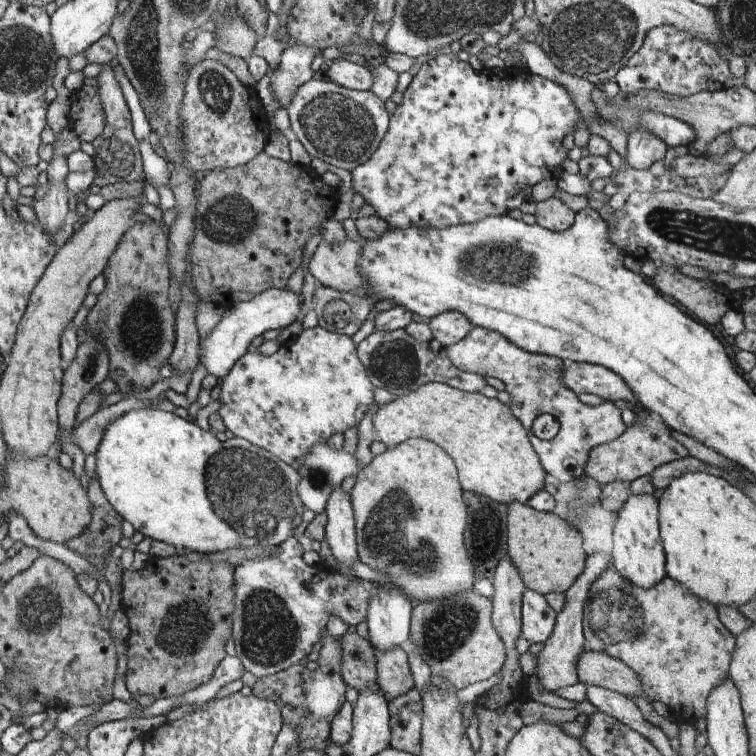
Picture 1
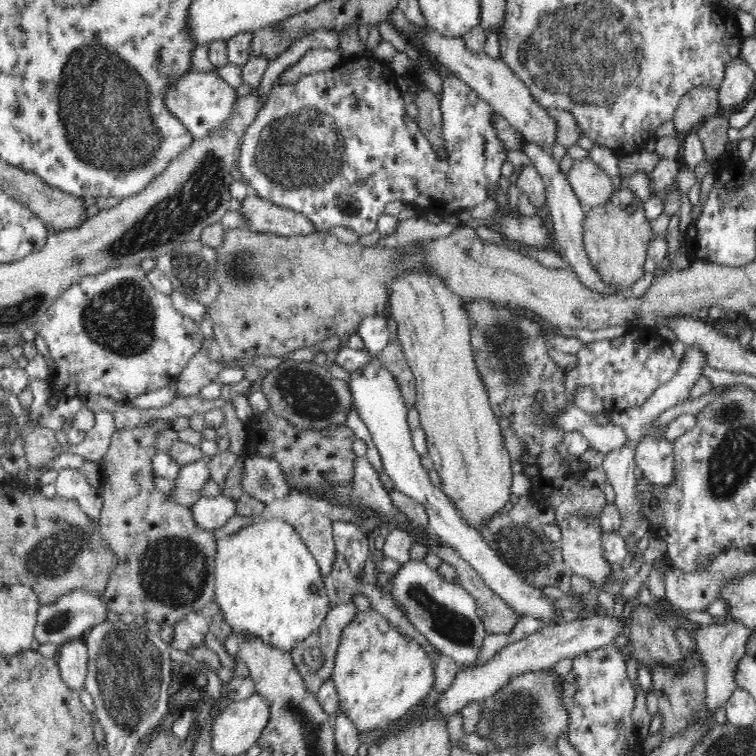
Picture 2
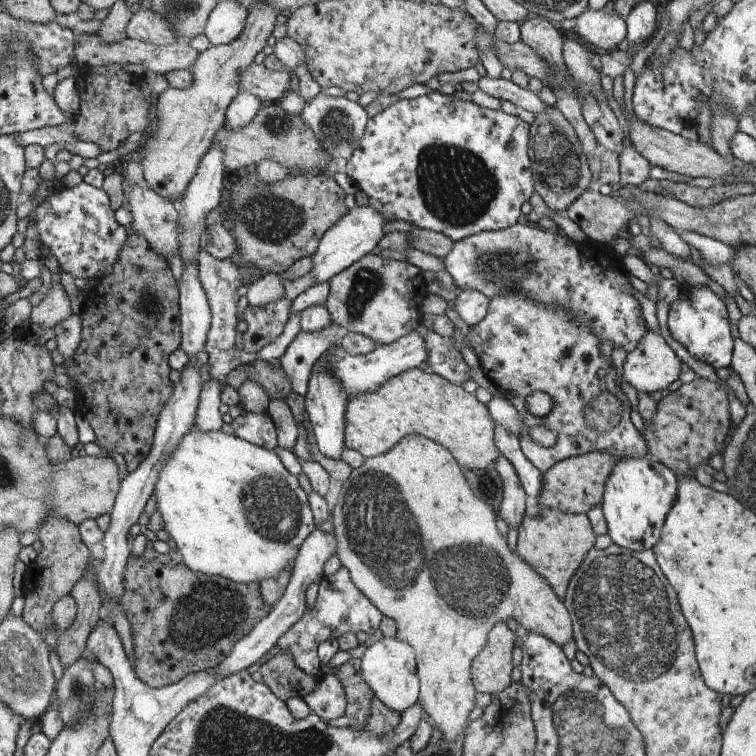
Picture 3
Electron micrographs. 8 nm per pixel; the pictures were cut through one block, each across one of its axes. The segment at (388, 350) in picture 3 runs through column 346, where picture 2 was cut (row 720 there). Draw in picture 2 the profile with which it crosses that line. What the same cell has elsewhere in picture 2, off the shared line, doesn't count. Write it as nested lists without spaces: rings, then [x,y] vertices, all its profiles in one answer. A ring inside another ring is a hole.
[[[378,609],[356,612],[354,622],[348,622],[348,626],[342,630],[331,677],[340,708],[360,733],[386,728],[392,720],[403,718],[428,693],[433,692],[434,686],[434,668],[430,655],[418,642],[410,642],[410,636],[400,632],[382,613],[378,614]]]

